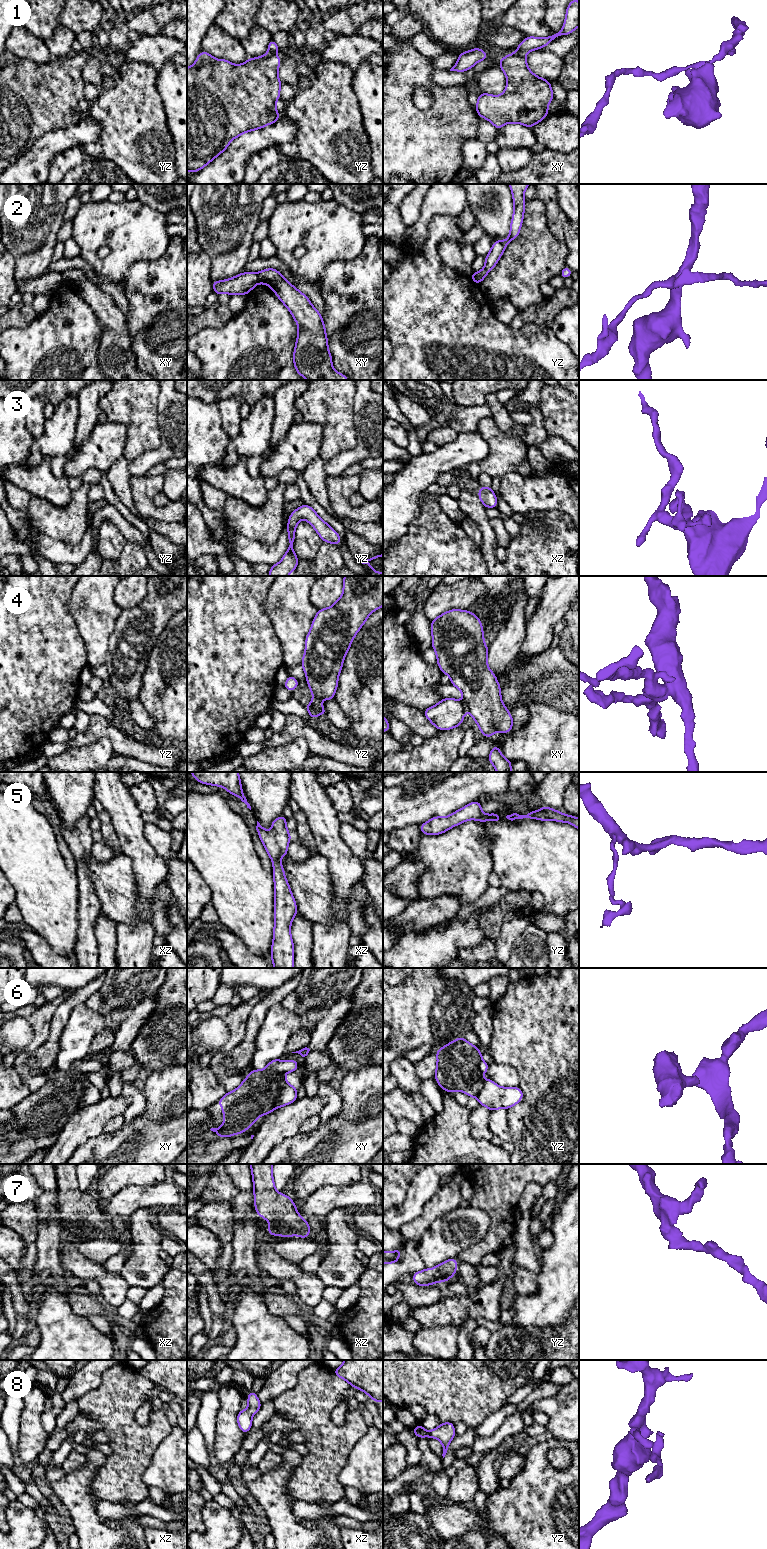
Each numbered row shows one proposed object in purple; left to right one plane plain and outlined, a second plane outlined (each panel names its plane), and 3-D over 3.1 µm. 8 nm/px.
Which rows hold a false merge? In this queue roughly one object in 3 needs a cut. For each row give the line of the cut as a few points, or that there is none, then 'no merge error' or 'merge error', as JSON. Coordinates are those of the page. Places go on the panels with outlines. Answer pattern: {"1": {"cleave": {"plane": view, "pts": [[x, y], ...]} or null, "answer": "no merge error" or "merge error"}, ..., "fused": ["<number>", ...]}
{"1": {"cleave": {"plane": "xy", "pts": [[516, 51], [524, 54]]}, "answer": "merge error"}, "2": {"cleave": {"plane": "xy", "pts": [[256, 273], [259, 282]]}, "answer": "merge error"}, "3": {"cleave": null, "answer": "no merge error"}, "4": {"cleave": {"plane": "yz", "pts": [[313, 699], [321, 705]]}, "answer": "merge error"}, "5": {"cleave": null, "answer": "no merge error"}, "6": {"cleave": {"plane": "xy", "pts": [[280, 1060], [267, 1073], [269, 1080]]}, "answer": "merge error"}, "7": {"cleave": null, "answer": "no merge error"}, "8": {"cleave": null, "answer": "no merge error"}, "fused": ["1", "2", "4", "6"]}

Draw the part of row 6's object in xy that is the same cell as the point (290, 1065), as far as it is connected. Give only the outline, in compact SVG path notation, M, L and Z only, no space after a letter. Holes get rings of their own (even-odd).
M286 1060L278 1062L275 1067L268 1071L267 1078L272 1080L276 1074L287 1073L287 1072L295 1072L297 1071L299 1063L295 1060Z

